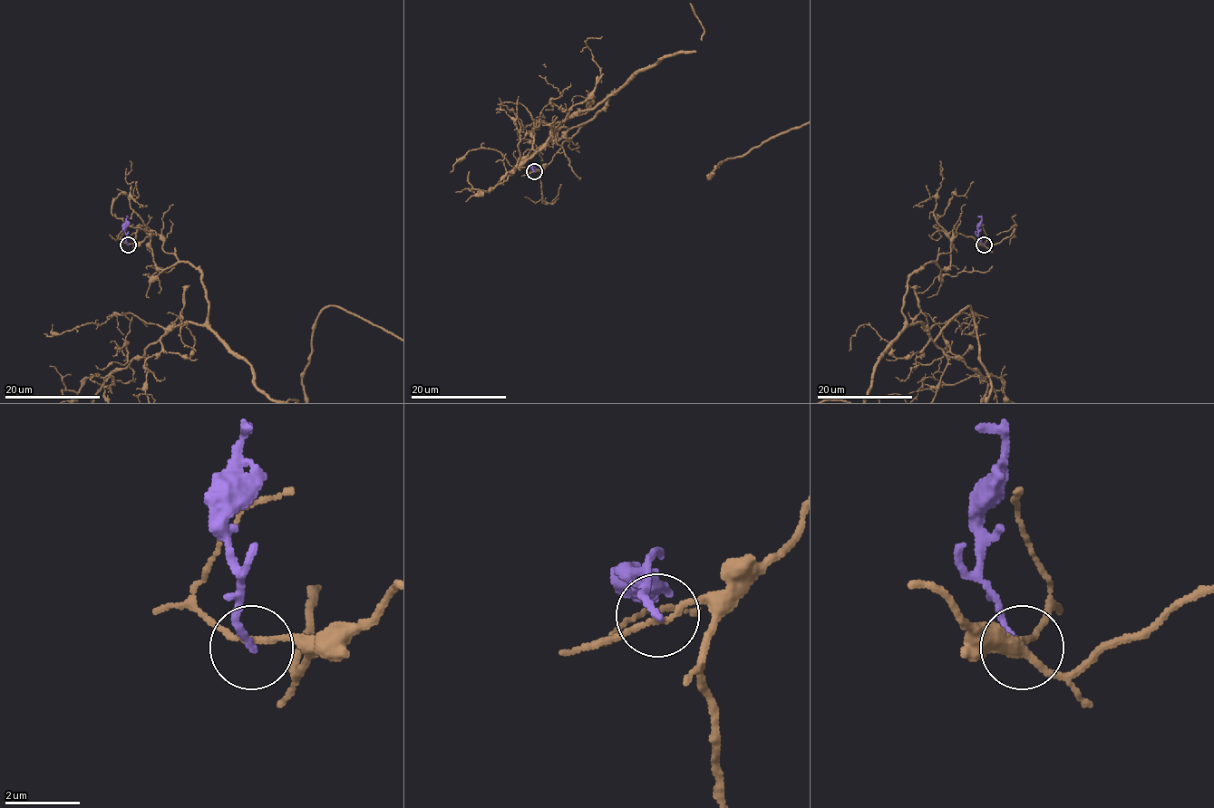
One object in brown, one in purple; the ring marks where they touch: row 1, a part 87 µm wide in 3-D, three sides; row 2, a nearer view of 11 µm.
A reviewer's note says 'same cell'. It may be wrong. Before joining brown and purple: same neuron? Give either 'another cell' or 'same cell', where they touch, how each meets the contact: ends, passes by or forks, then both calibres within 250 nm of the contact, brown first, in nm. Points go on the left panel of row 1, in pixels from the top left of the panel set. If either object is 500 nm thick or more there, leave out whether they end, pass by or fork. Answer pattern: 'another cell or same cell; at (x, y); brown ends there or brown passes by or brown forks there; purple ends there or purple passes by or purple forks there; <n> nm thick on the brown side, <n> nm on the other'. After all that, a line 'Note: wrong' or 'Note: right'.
another cell; at (128, 245); brown passes by; purple ends there; 140 nm thick on the brown side, 180 nm on the other
Note: wrong

